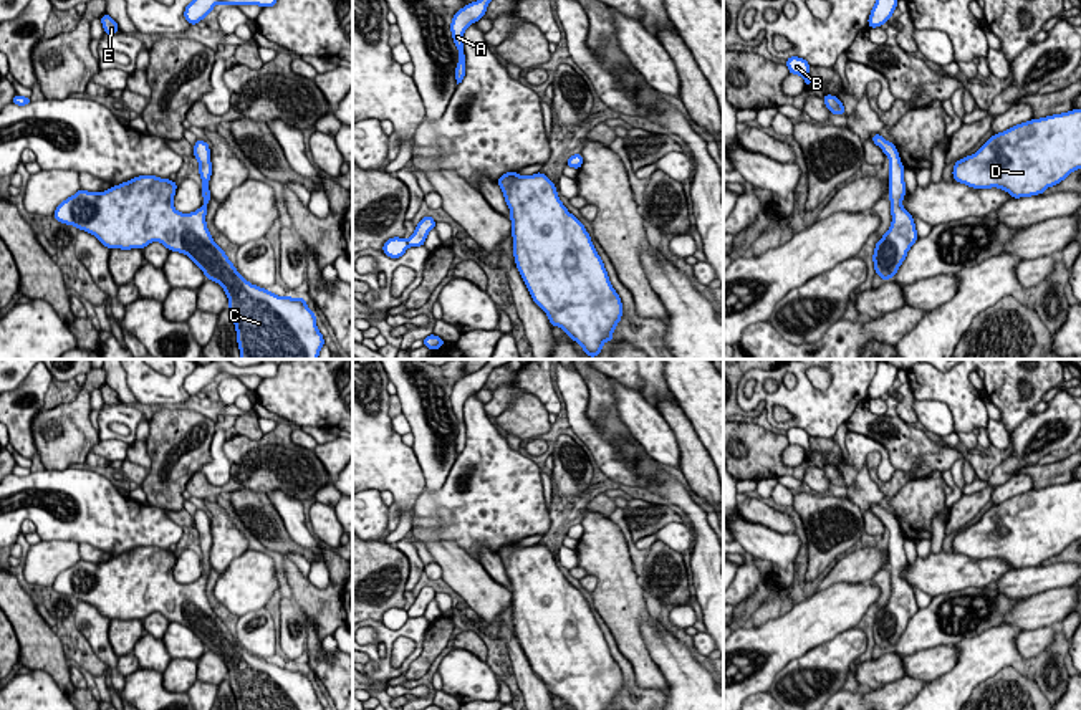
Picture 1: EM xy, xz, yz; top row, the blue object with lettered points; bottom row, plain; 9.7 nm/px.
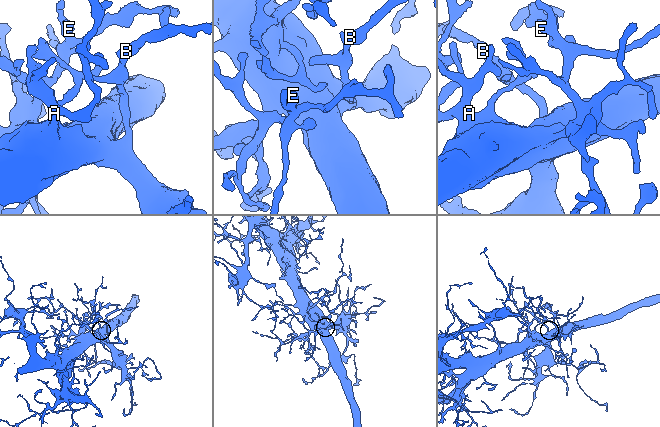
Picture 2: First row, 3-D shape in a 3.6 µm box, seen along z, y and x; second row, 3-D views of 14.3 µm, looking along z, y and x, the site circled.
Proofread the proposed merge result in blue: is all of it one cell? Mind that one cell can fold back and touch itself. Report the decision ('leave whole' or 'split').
leave whole

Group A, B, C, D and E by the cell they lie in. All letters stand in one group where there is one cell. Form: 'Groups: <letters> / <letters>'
Groups: A B C D E

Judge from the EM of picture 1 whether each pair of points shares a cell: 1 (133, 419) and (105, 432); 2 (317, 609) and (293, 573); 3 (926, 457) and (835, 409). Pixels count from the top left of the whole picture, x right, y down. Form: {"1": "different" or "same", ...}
{"1": "same", "2": "same", "3": "different"}

